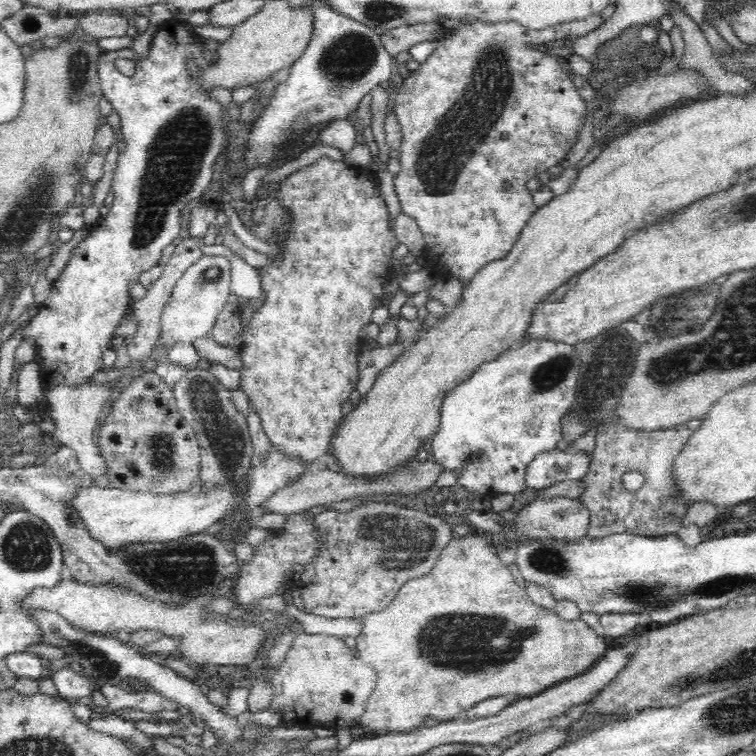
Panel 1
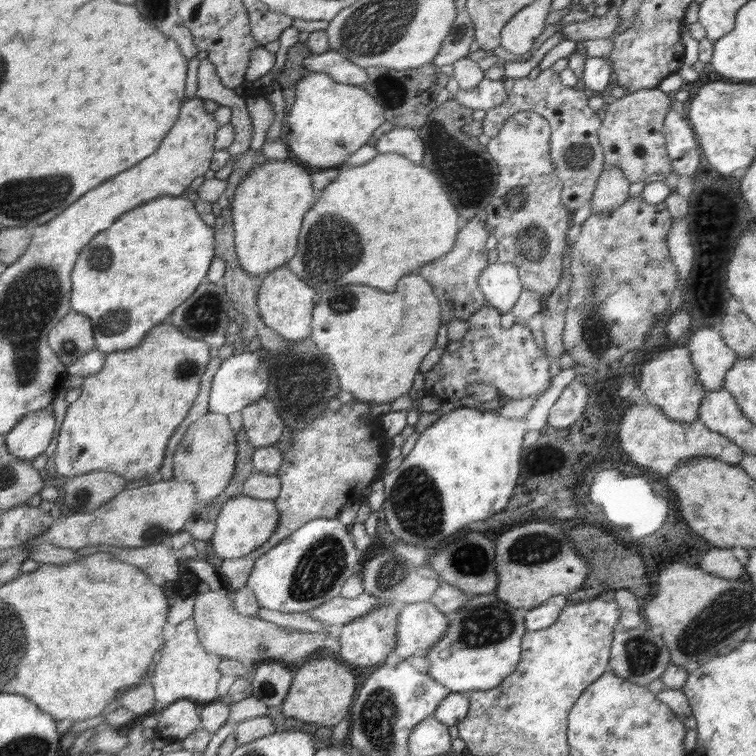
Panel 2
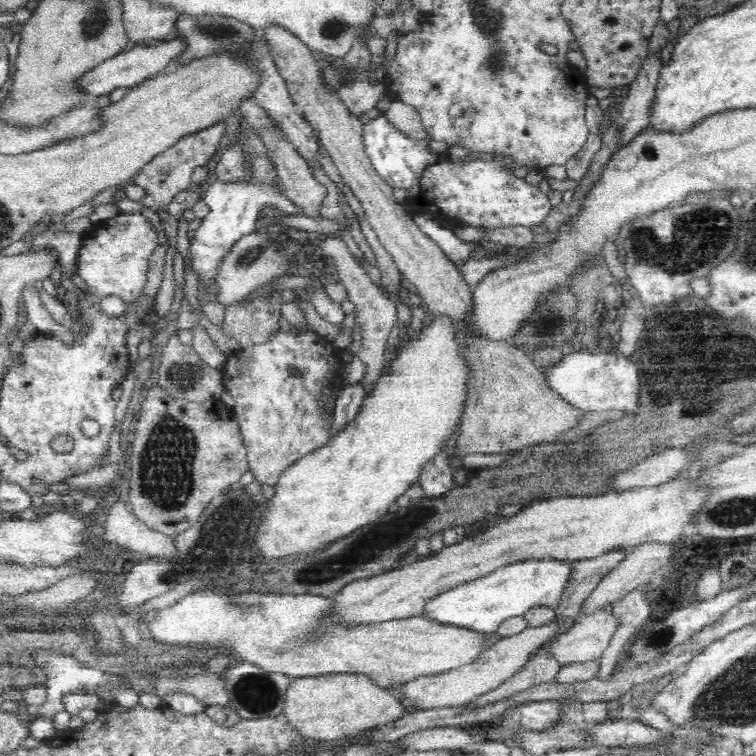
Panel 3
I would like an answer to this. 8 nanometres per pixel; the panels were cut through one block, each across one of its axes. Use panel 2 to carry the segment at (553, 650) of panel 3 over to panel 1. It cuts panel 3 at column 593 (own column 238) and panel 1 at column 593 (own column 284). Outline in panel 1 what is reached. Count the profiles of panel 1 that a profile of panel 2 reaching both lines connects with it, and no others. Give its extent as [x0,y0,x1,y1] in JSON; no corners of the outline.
[355,533,607,735]

